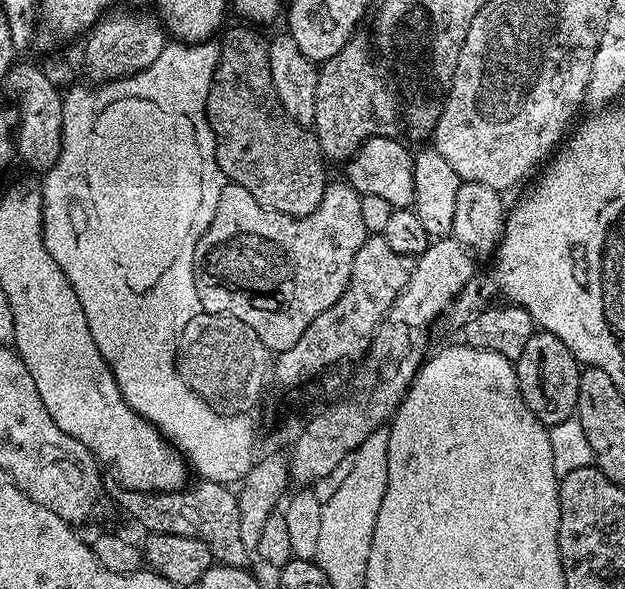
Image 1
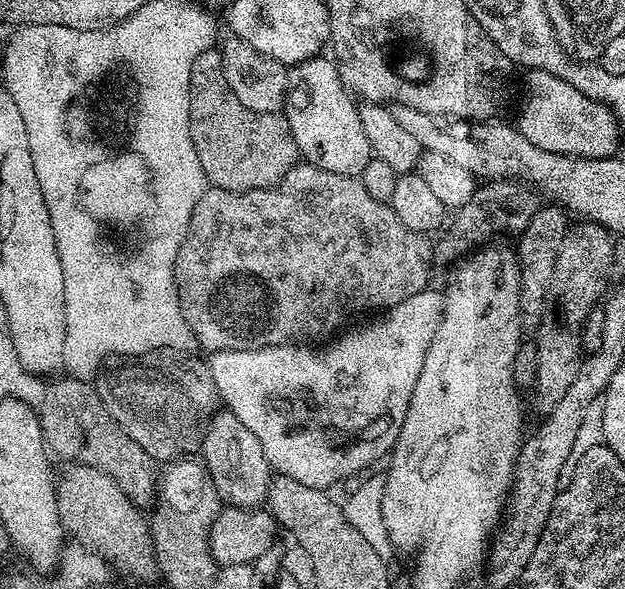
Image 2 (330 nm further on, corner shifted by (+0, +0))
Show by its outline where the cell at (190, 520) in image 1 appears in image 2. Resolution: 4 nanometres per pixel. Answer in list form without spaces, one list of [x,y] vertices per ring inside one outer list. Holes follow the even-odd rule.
[[[67,378],[68,380],[53,379],[51,383],[45,387],[44,397],[38,405],[38,415],[40,417],[40,428],[44,431],[45,445],[53,453],[57,452],[65,462],[75,462],[77,465],[86,467],[94,467],[104,472],[114,480],[125,492],[125,496],[136,507],[141,510],[148,510],[155,505],[158,499],[158,468],[151,456],[146,454],[146,450],[142,450],[142,446],[138,446],[138,442],[134,442],[123,432],[117,424],[110,418],[110,414],[106,410],[106,406],[97,396],[95,387],[91,383],[75,378]]]

